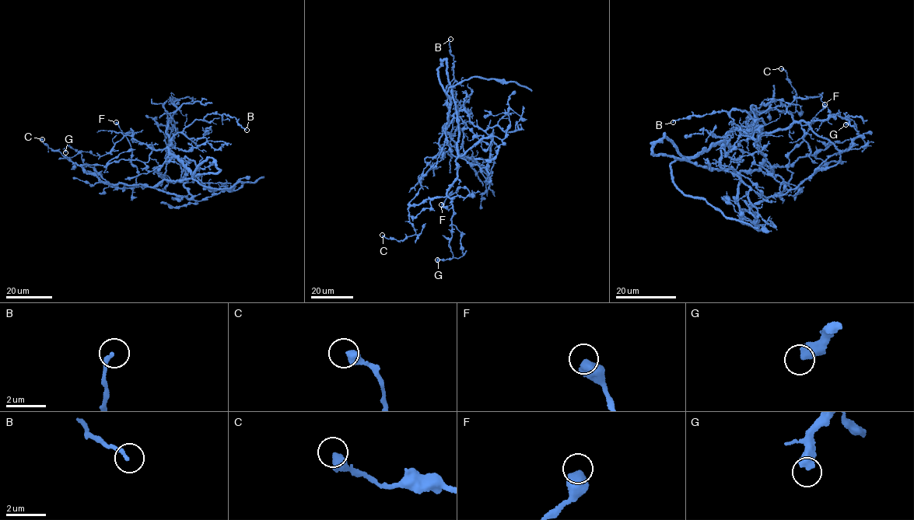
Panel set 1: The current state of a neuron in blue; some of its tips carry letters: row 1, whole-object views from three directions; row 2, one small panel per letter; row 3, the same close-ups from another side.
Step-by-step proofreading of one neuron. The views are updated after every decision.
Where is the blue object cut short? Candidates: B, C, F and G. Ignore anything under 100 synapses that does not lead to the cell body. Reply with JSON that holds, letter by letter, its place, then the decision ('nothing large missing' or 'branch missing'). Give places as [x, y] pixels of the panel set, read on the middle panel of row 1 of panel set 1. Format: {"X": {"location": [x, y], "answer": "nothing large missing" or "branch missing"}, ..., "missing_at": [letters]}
{"B": {"location": [450, 39], "answer": "nothing large missing"}, "C": {"location": [382, 235], "answer": "nothing large missing"}, "F": {"location": [441, 204], "answer": "nothing large missing"}, "G": {"location": [437, 260], "answer": "nothing large missing"}, "missing_at": []}

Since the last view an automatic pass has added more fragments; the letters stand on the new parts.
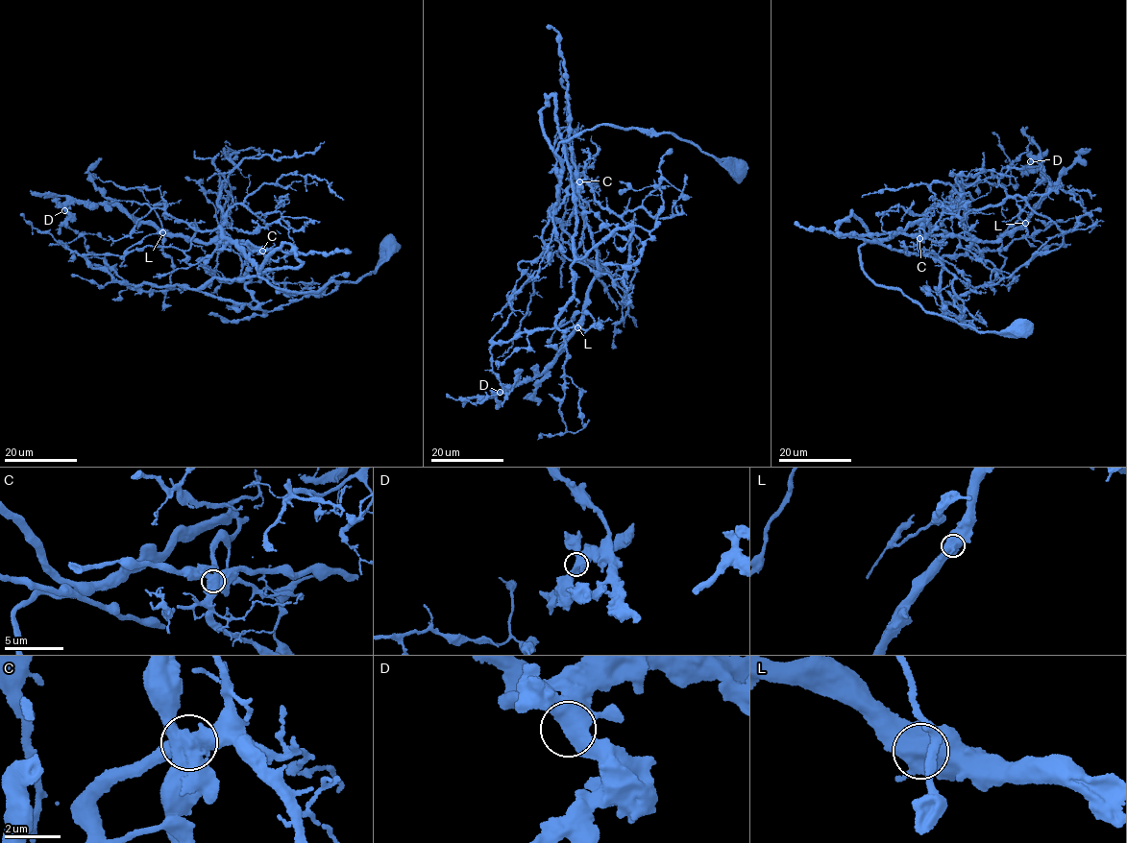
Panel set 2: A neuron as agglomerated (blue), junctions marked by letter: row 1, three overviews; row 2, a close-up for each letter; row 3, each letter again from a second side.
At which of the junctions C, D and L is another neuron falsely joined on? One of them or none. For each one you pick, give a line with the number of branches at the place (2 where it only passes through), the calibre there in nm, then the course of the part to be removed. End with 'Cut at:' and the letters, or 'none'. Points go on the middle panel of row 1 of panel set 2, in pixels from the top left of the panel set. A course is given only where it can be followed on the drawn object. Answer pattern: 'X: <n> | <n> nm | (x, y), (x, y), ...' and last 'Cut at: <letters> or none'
C: 5 | 650 nm | (579, 181), (579, 207), (597, 266), (579, 325), (555, 361), (540, 373), (492, 397), (469, 399), (463, 407)
Cut at: C

